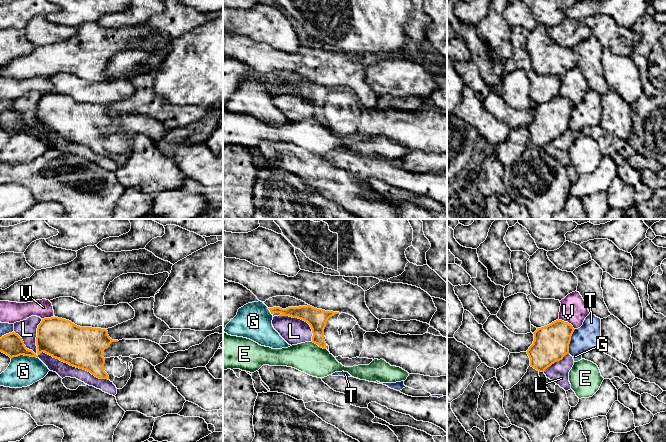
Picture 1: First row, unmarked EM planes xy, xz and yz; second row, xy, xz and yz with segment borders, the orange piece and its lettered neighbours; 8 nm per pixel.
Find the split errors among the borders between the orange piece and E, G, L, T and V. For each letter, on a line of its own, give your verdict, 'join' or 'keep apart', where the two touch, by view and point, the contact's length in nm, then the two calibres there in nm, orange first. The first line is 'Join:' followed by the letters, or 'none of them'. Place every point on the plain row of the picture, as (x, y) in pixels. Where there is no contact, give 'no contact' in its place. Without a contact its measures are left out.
Join: none of them
E: keep apart | xz (319, 122) | 130 nm | 160/240 nm
G: keep apart | xy (24, 131) | 220 nm | 180/240 nm
L: keep apart | xy (59, 135) | 850 nm | 340/110 nm
T: keep apart | yz (570, 116) | 200 nm | 280/200 nm
V: keep apart | yz (567, 98) | 160 nm | 280/220 nm

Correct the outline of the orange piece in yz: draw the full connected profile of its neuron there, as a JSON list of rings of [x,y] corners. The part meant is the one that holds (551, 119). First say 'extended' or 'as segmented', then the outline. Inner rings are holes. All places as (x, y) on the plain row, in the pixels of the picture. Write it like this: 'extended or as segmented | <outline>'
as segmented | [[[556,96],[551,100],[537,104],[533,120],[527,126],[530,142],[539,148],[569,130],[569,120],[574,104],[568,98]]]

